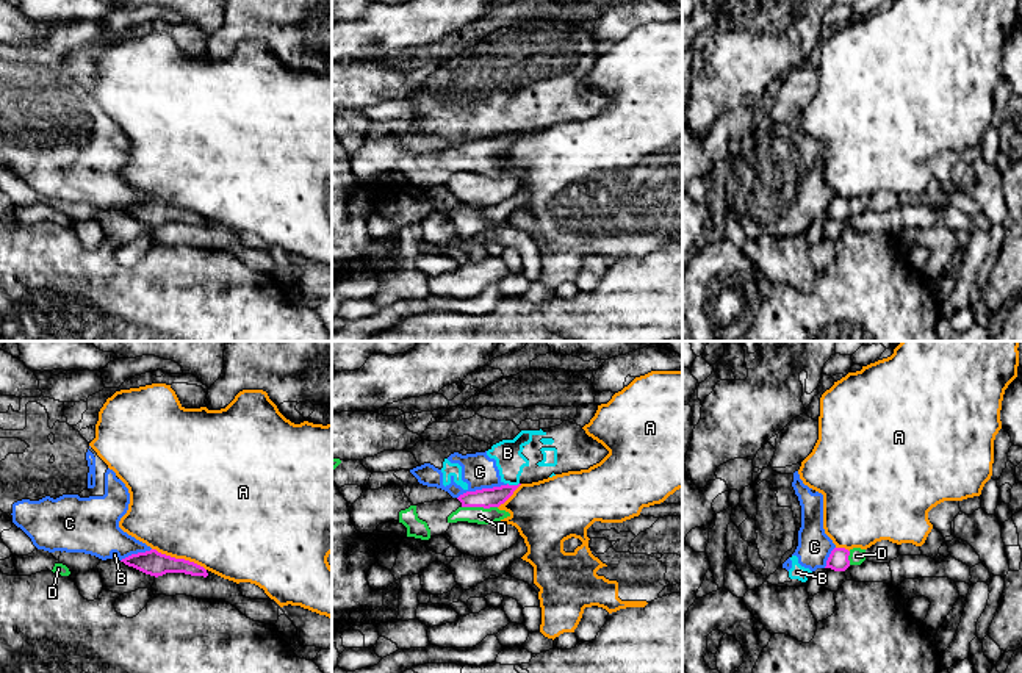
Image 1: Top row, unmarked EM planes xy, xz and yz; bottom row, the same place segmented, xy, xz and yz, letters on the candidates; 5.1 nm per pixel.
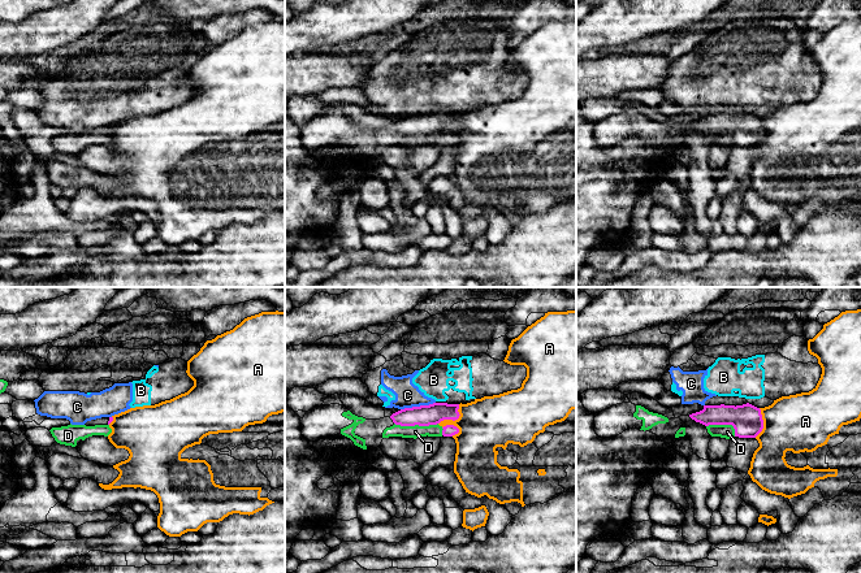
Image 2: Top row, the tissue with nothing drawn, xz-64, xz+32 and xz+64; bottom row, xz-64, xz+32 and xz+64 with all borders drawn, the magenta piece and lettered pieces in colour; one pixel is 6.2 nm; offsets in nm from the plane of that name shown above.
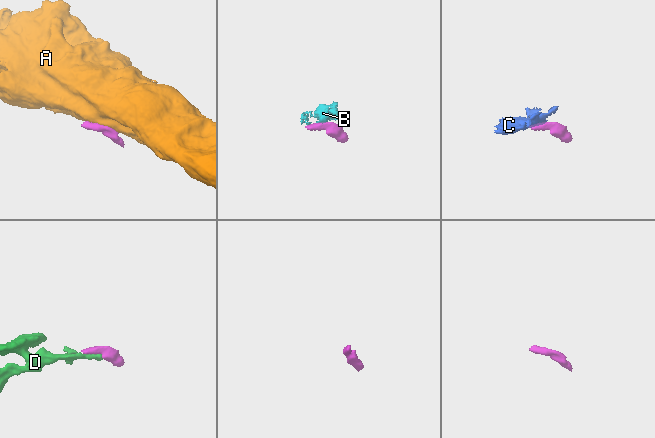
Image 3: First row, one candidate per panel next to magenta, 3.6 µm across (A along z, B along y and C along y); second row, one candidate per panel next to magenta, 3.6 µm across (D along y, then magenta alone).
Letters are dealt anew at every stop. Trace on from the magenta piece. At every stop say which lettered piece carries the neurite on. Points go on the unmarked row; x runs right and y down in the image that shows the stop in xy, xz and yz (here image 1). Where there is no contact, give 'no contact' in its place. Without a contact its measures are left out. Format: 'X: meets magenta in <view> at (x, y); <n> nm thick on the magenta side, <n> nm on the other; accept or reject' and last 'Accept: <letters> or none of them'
A: meets magenta in xy at (179, 208); 130 nm thick on the magenta side, 480 nm on the other; reject
B: meets magenta in xz at (514, 135); 100 nm thick on the magenta side, 140 nm on the other; reject
C: meets magenta in xz at (482, 138); 100 nm thick on the magenta side, 180 nm on the other; reject
D: meets magenta in xz at (479, 155); 100 nm thick on the magenta side, 90 nm on the other; accept
Accept: D

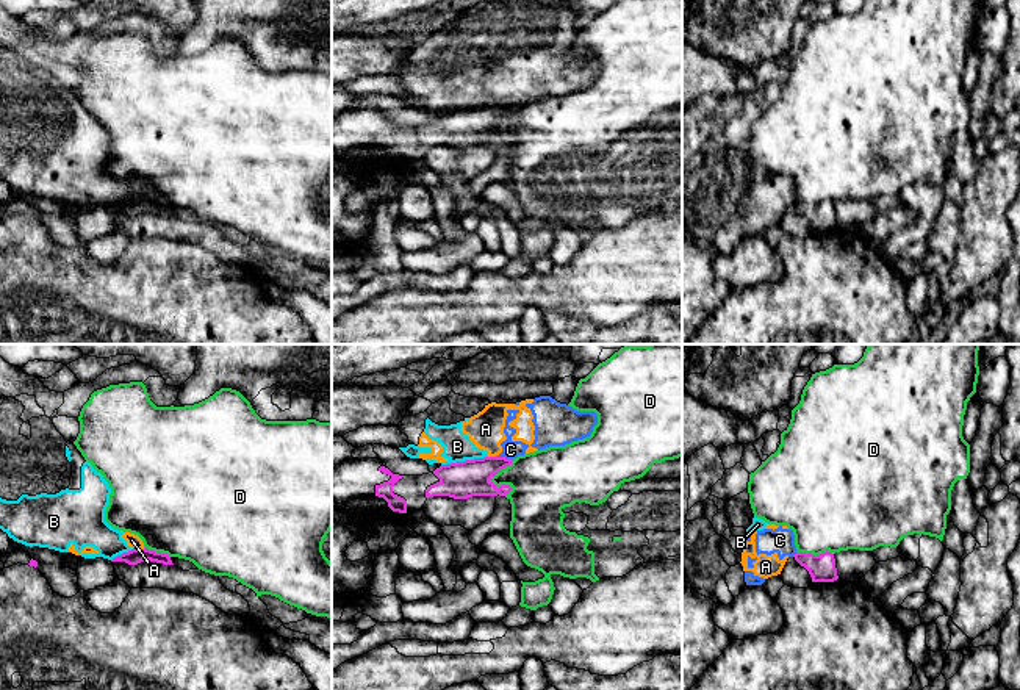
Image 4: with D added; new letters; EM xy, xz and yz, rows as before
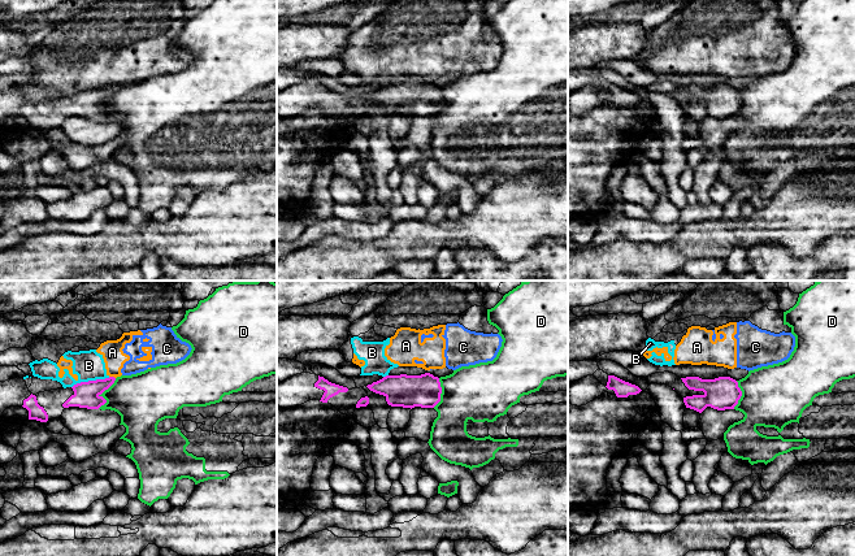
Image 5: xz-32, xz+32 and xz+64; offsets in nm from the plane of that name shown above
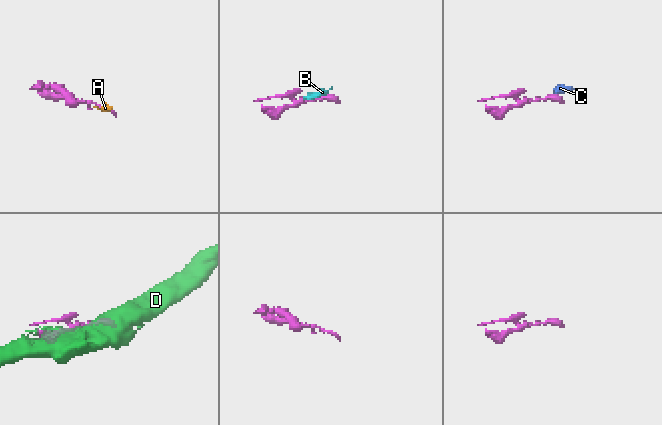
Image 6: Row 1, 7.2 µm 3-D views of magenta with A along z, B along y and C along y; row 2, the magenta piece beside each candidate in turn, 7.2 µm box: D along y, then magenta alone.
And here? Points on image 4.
A: meets magenta in xy at (140, 199); 80 nm thick on the magenta side, 70 nm on the other; reject
B: meets magenta in xz at (465, 110); 190 nm thick on the magenta side, 150 nm on the other; reject
C: meets magenta in xz at (504, 107); 190 nm thick on the magenta side, 100 nm on the other; reject
D: meets magenta in xz at (492, 132); 190 nm thick on the magenta side, 320 nm on the other; reject
Accept: none of them

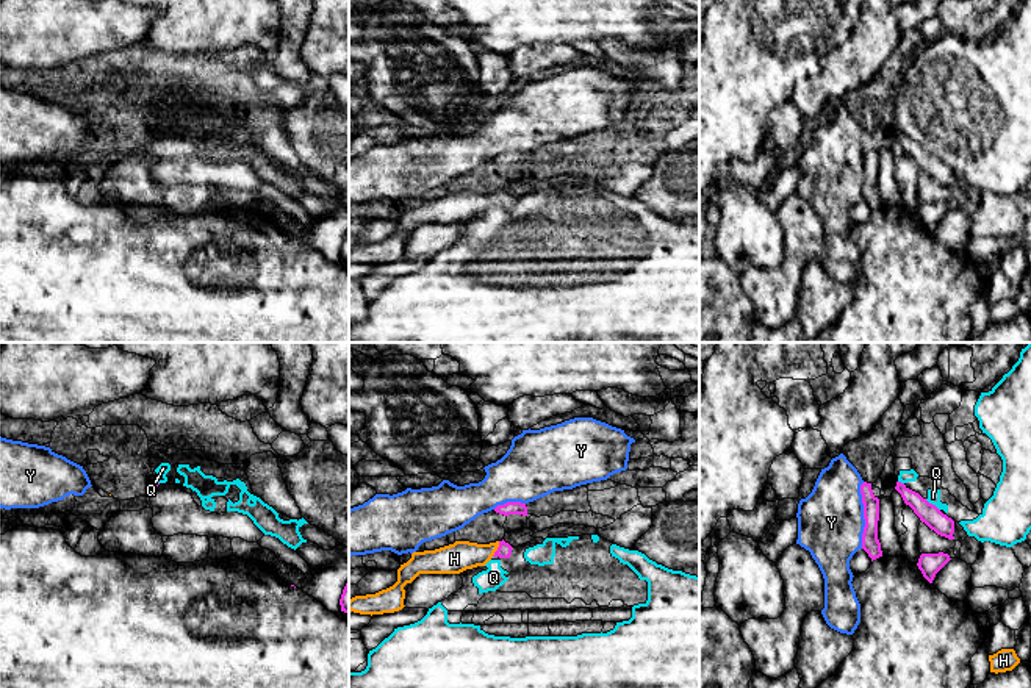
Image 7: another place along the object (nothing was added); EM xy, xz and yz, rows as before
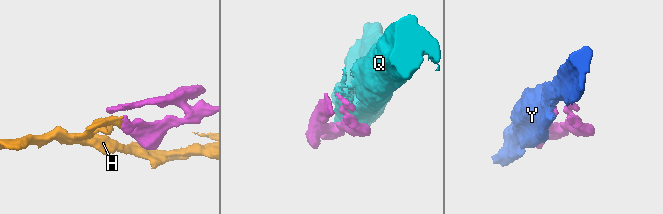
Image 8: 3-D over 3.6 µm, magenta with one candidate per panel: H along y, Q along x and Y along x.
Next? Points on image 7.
H: meets magenta in xz at (498, 199); 80 nm thick on the magenta side, 160 nm on the other; accept
Q: meets magenta in yz at (931, 154); 110 nm thick on the magenta side, 60 nm on the other; reject
Y: meets magenta in yz at (864, 164); 90 nm thick on the magenta side, 340 nm on the other; reject
Accept: H

